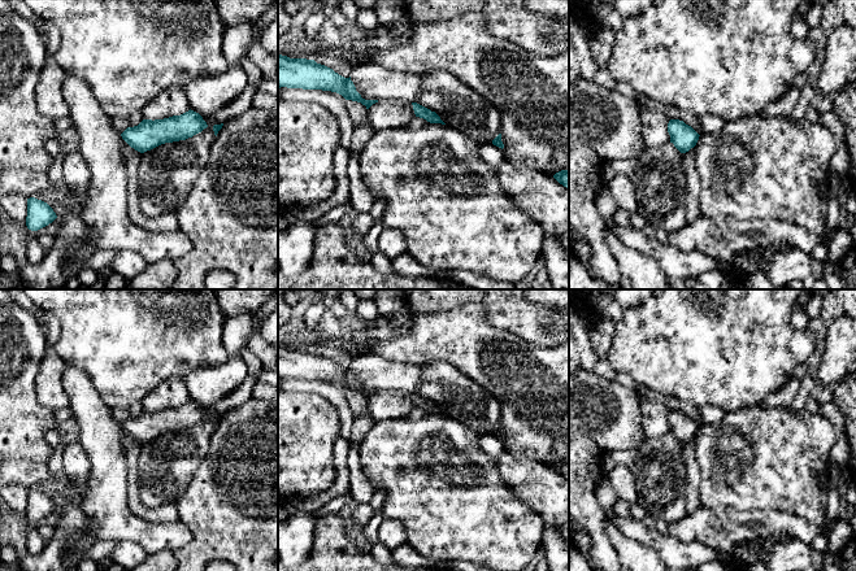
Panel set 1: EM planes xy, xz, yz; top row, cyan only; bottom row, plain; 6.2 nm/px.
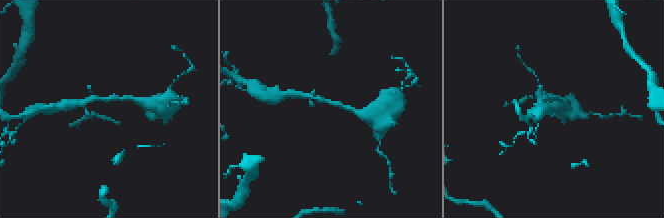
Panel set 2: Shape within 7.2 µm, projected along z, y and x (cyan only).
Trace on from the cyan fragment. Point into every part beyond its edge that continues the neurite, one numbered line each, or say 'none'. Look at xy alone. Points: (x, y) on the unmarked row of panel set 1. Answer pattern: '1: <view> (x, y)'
none

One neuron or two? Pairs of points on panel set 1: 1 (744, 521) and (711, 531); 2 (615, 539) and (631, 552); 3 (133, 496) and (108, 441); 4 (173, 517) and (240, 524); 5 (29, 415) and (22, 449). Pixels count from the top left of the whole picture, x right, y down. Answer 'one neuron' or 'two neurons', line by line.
1: one neuron
2: one neuron
3: two neurons
4: two neurons
5: one neuron

